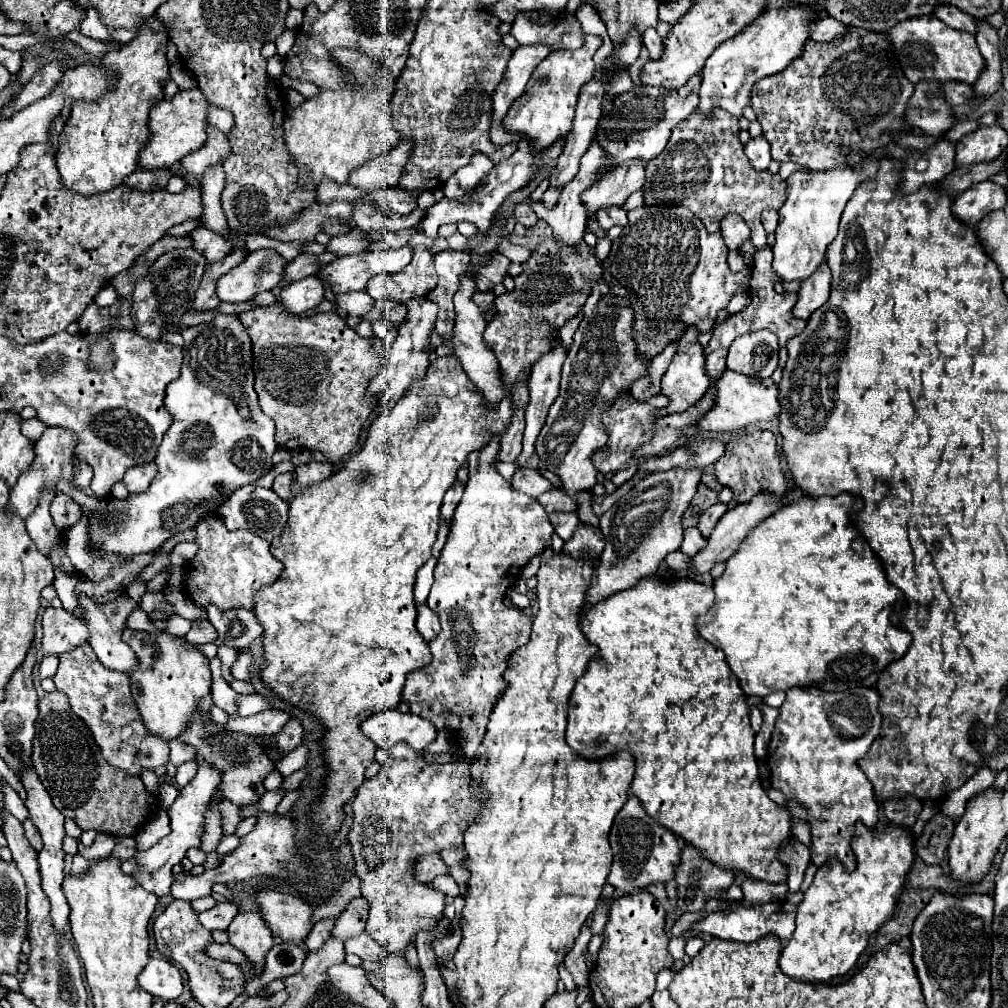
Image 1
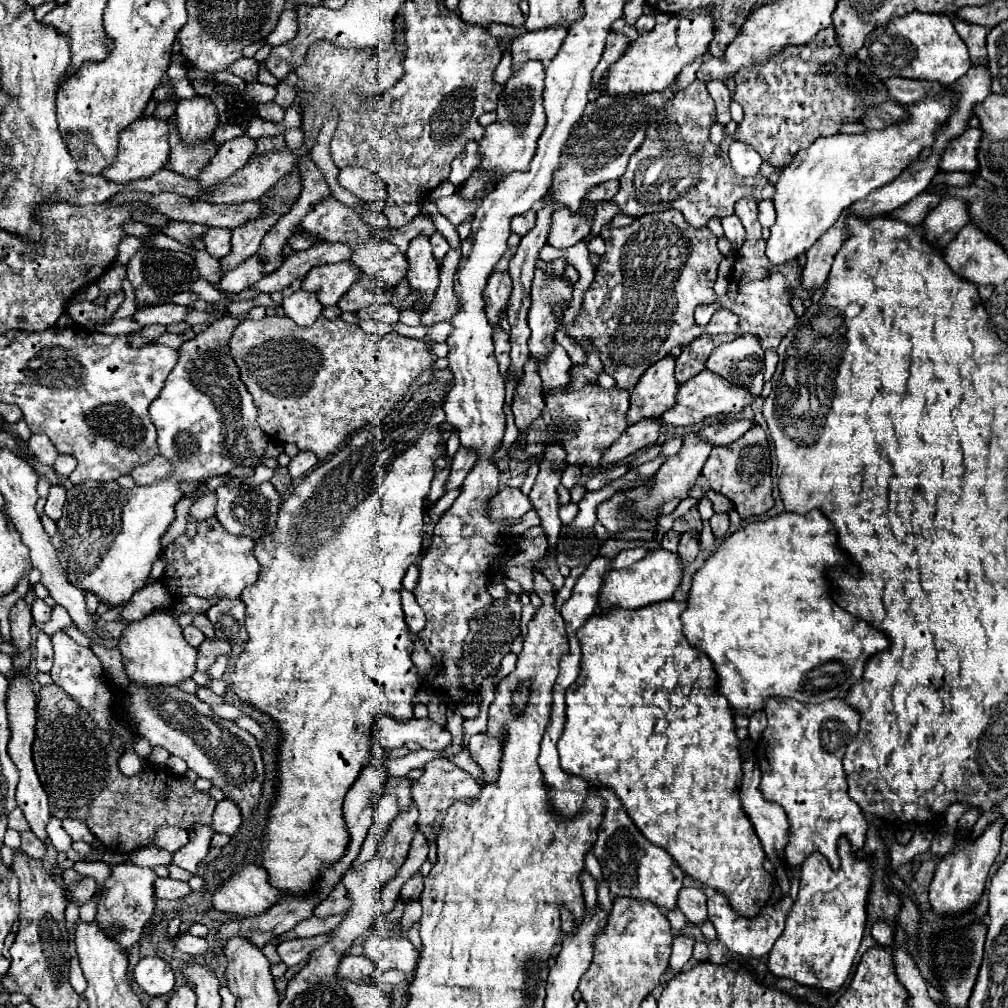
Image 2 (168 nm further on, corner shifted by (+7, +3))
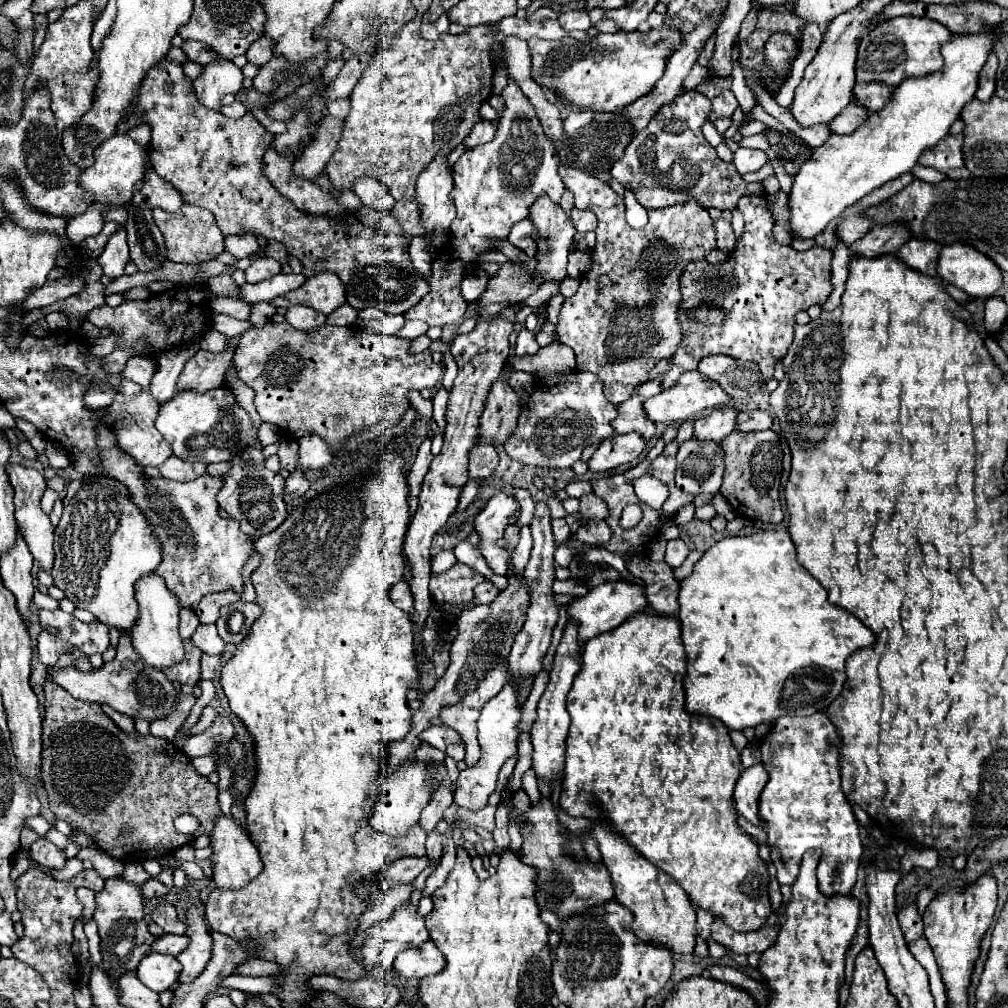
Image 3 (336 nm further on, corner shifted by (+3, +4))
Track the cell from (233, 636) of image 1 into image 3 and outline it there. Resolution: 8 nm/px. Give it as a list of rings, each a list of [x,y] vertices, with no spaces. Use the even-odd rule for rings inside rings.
[[[236,601],[230,605],[224,605],[220,609],[220,617],[216,621],[218,633],[226,643],[242,643],[242,639],[248,635],[252,621],[260,615],[260,607],[256,603]]]

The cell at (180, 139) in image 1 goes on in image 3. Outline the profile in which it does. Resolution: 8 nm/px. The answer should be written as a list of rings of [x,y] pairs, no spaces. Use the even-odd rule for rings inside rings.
[[[116,133],[100,145],[100,151],[96,151],[96,163],[80,175],[80,185],[86,191],[94,193],[94,201],[108,205],[126,205],[132,195],[142,189],[148,165],[150,159],[146,147],[136,143],[128,133]]]

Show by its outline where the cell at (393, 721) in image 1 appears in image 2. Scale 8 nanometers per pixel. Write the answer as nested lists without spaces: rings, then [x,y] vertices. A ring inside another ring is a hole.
[[[380,716],[374,728],[374,740],[384,748],[400,748],[406,742],[418,742],[426,750],[444,750],[450,746],[452,736],[446,728],[438,726],[430,718],[398,722],[390,716]]]

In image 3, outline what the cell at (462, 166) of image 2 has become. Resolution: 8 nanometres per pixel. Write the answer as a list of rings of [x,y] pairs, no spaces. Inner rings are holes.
[[[488,121],[476,123],[476,127],[470,131],[468,139],[464,139],[466,149],[472,149],[476,145],[484,145],[484,143],[492,141],[494,139],[494,131],[496,131],[496,127],[492,123],[488,123]]]

